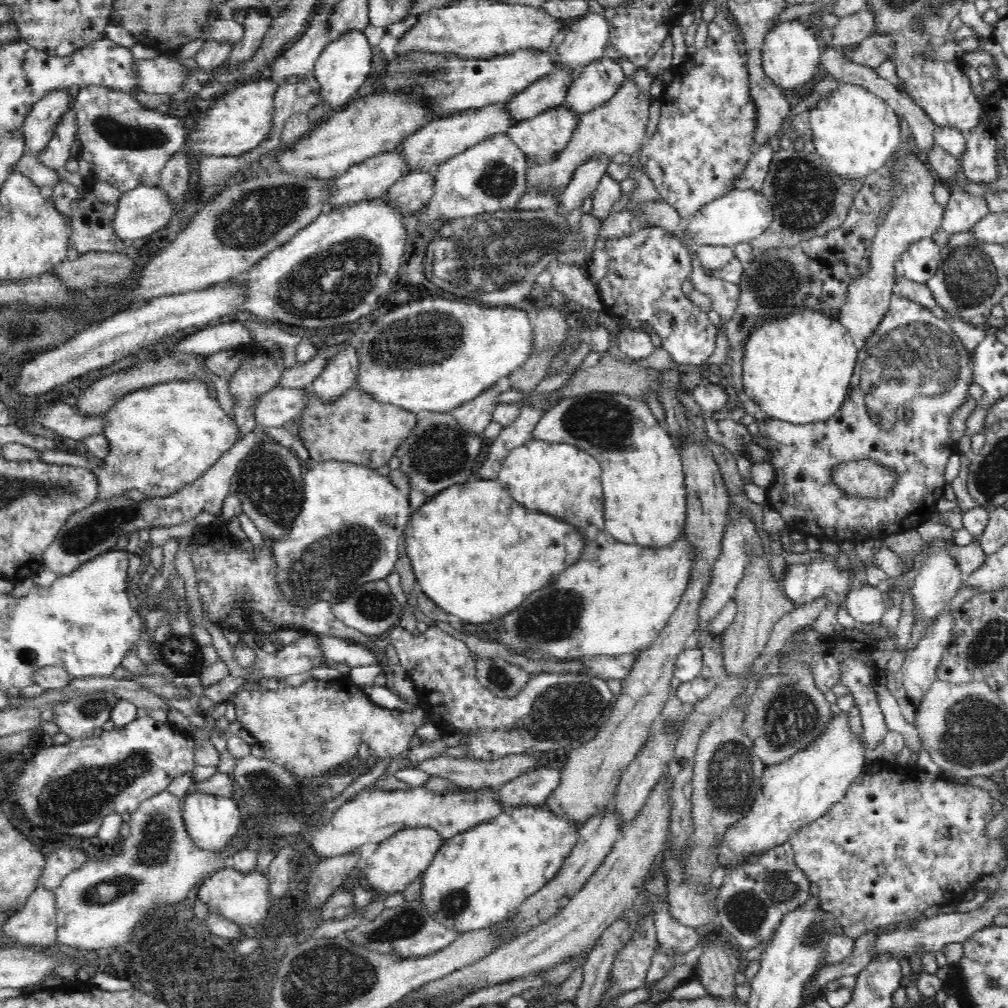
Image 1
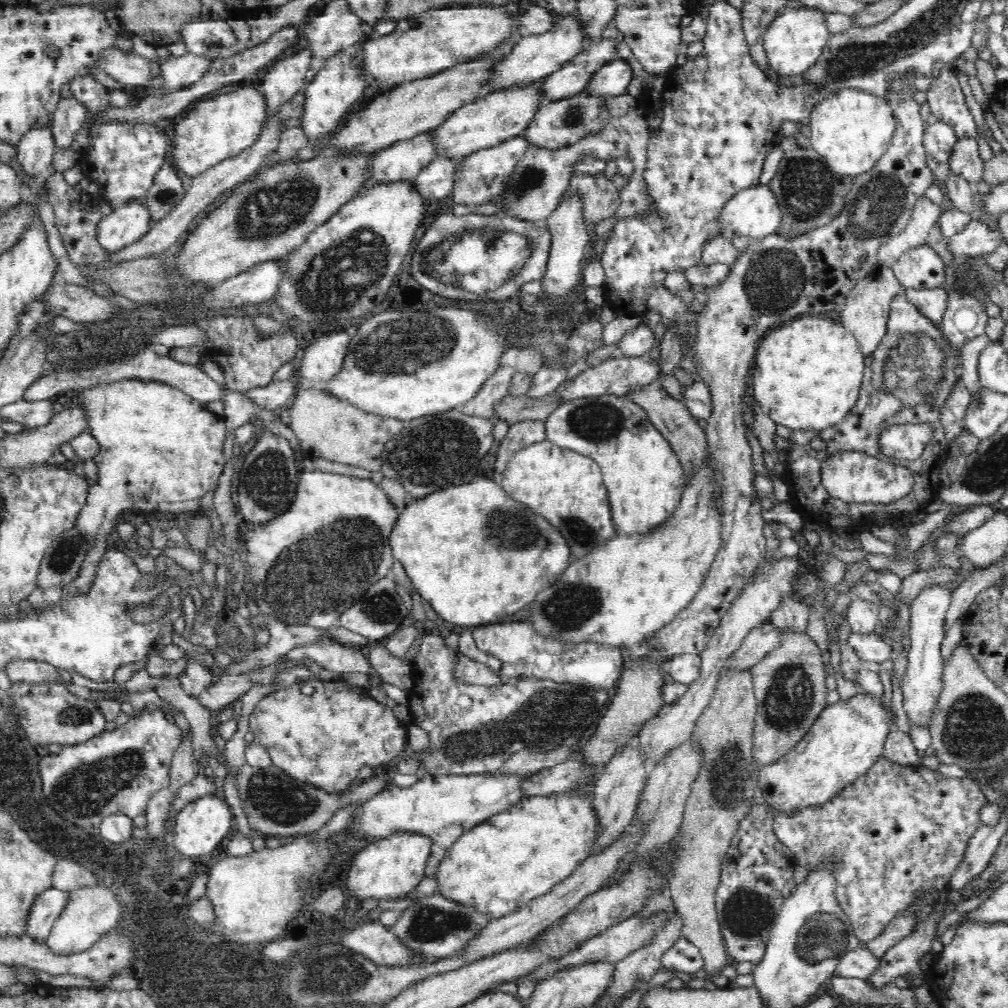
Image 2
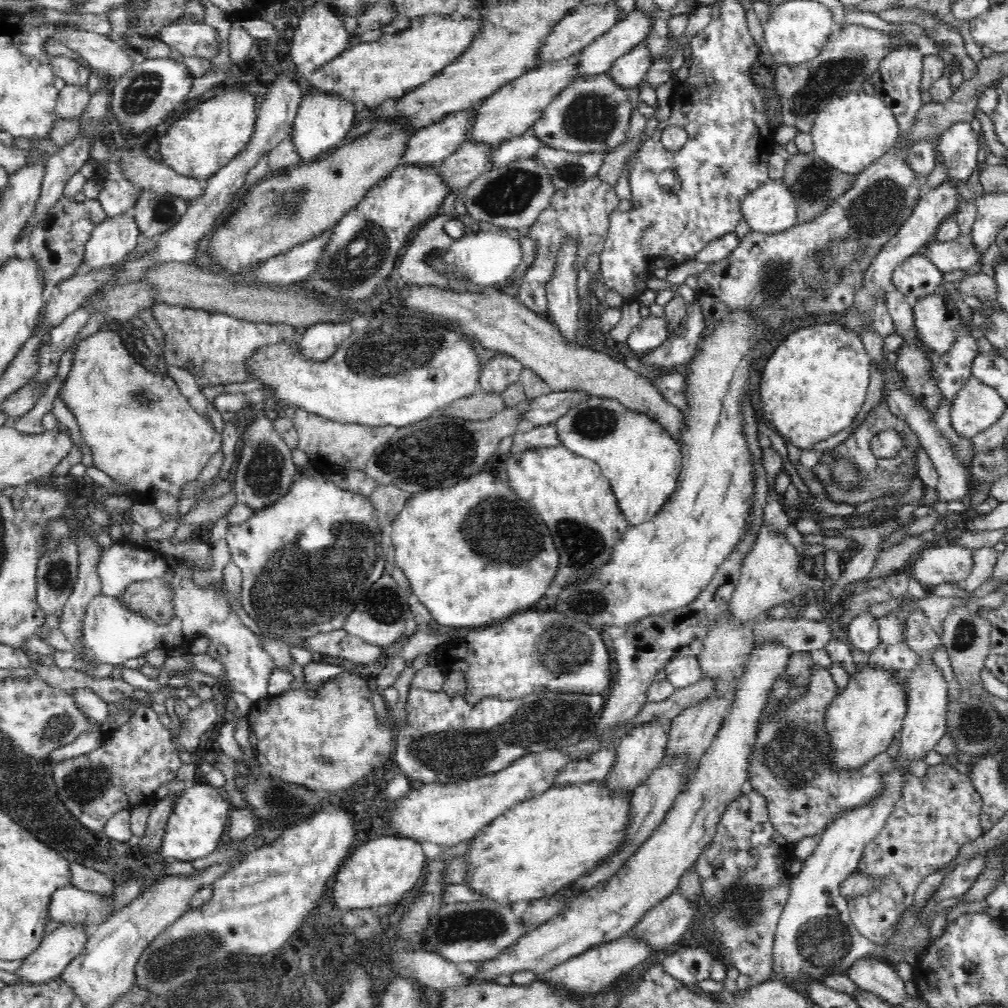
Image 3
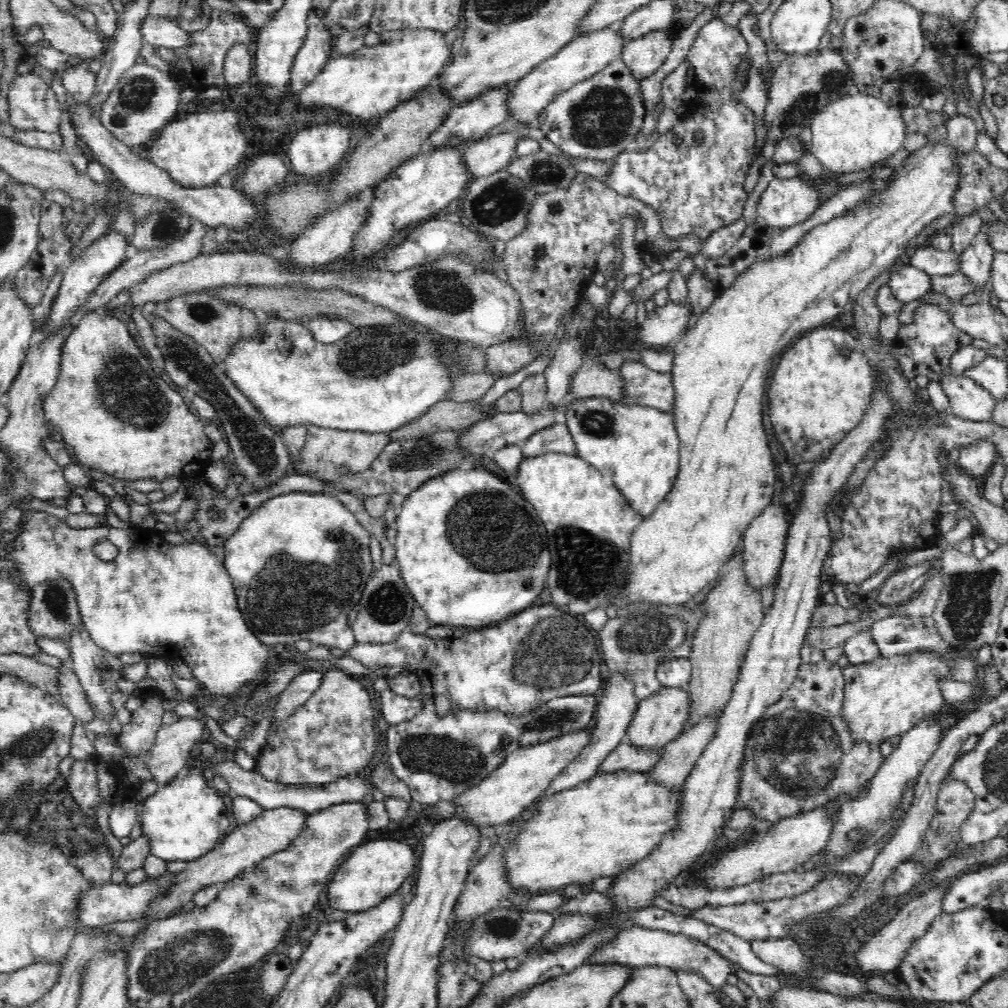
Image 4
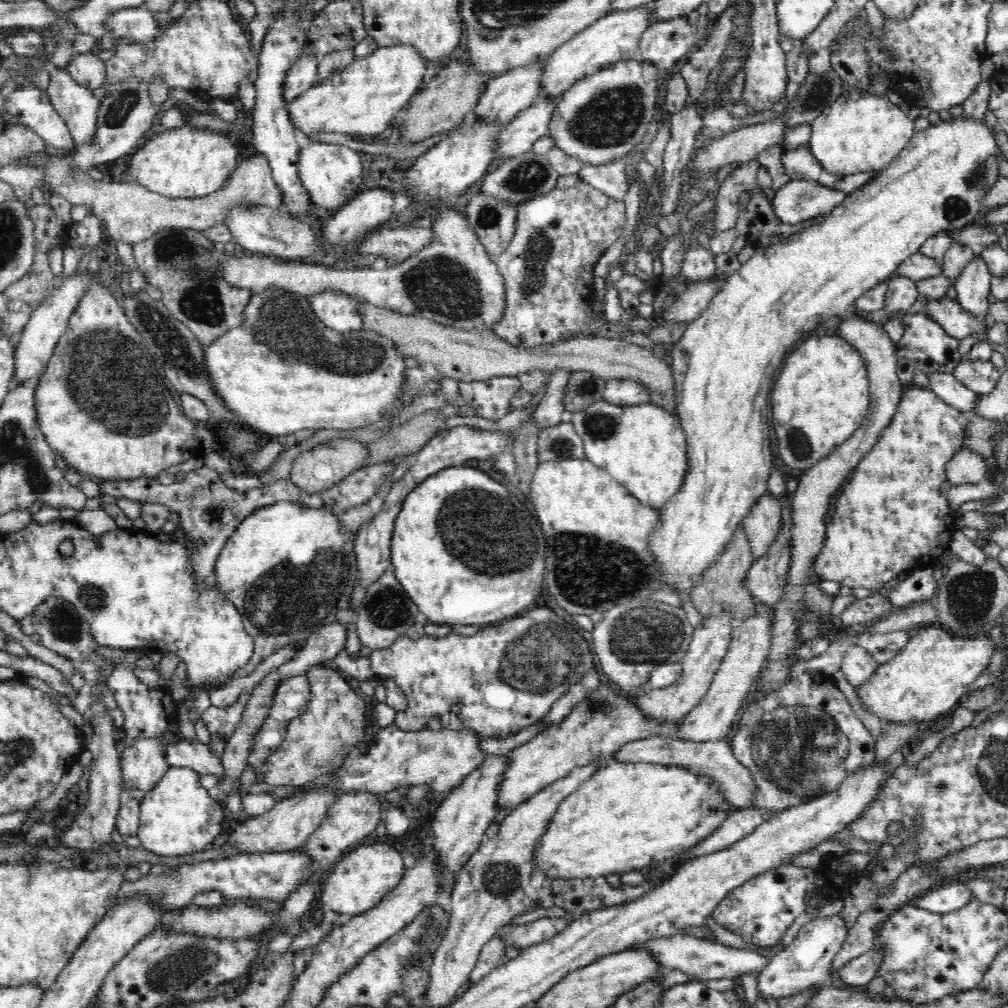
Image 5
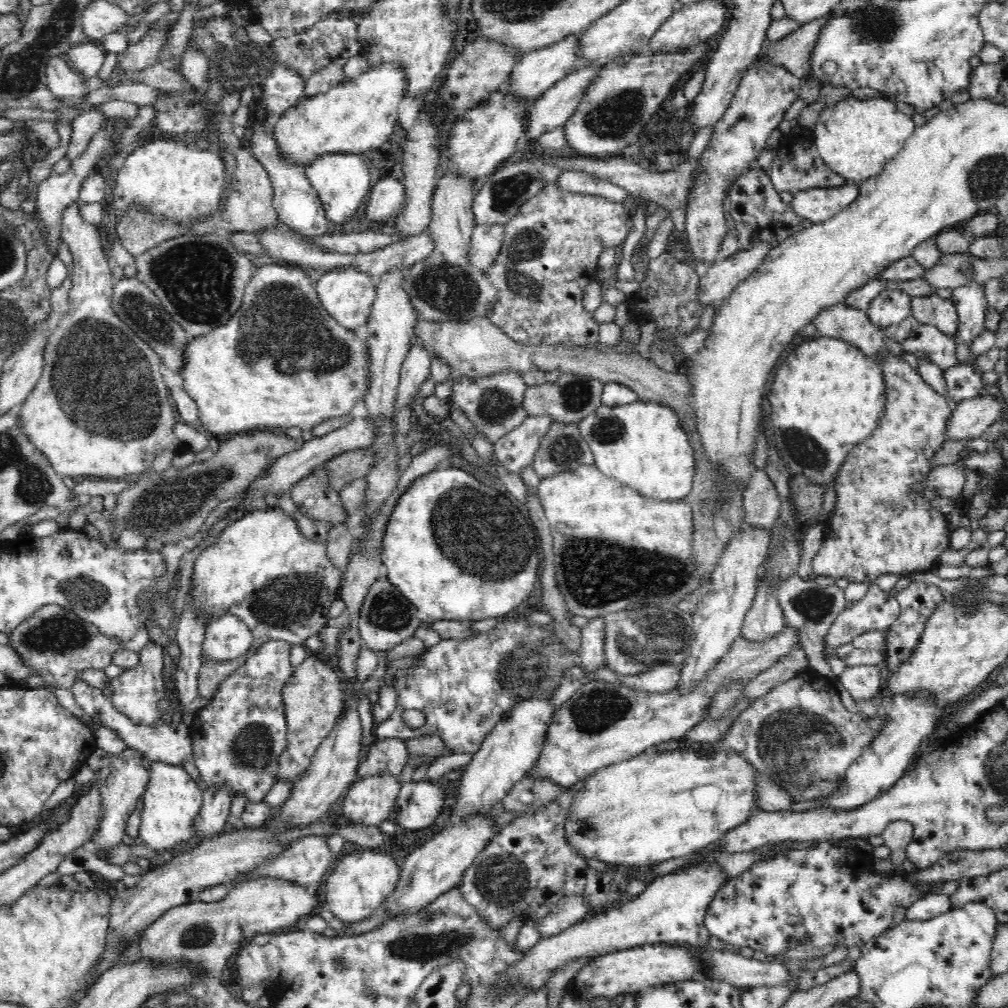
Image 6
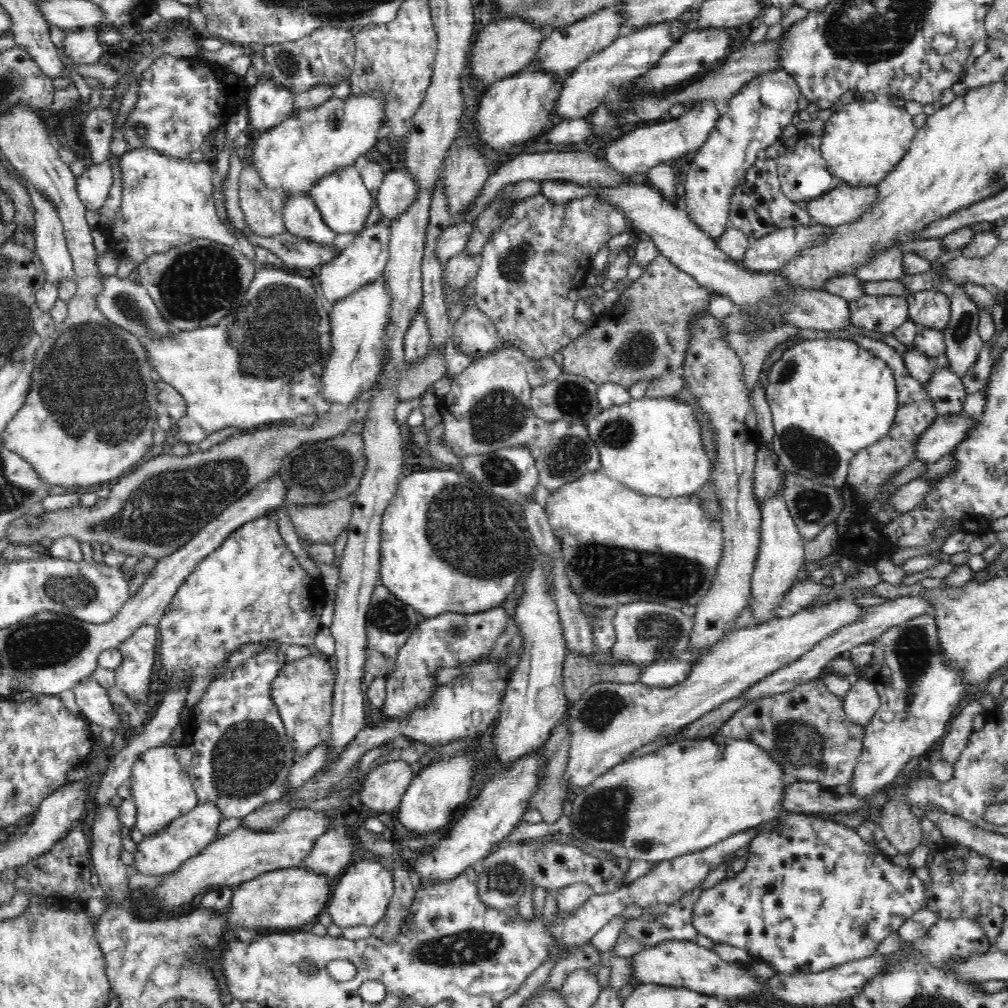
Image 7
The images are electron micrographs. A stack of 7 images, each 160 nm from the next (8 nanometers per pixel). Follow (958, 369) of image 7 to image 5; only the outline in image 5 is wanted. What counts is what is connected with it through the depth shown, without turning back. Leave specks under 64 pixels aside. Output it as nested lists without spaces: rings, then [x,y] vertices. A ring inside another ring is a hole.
[[[976,255],[966,268],[956,278],[955,300],[976,317],[988,314],[988,306],[992,303],[991,281],[994,276],[990,273],[986,260],[981,255]]]

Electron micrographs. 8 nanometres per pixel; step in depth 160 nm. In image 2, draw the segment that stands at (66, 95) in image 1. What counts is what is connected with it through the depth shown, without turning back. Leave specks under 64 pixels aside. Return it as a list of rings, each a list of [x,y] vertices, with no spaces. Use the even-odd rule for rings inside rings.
[[[51,124],[34,126],[28,130],[17,146],[17,158],[26,176],[40,176],[54,156],[55,139]]]

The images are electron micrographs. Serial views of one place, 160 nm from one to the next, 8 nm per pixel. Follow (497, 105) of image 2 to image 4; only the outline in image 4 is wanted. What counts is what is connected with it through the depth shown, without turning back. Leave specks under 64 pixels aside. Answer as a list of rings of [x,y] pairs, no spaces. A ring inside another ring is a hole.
[[[617,27],[604,28],[592,34],[582,34],[564,45],[554,56],[535,66],[526,76],[509,89],[505,100],[508,120],[516,120],[525,127],[533,129],[540,127],[540,116],[546,106],[566,89],[572,88],[578,81],[586,80],[594,73],[600,72],[611,60],[620,57],[626,44],[618,36]]]

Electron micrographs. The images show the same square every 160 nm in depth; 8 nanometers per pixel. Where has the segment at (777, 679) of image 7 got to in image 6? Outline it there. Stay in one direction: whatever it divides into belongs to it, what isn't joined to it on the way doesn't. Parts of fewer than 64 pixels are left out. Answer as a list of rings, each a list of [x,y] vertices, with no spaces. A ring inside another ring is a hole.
[[[874,583],[869,585],[866,595],[852,606],[847,607],[836,618],[830,633],[826,636],[824,652],[836,649],[853,642],[856,636],[860,636],[866,630],[888,630],[900,616],[900,605],[895,597],[889,596],[888,589]]]

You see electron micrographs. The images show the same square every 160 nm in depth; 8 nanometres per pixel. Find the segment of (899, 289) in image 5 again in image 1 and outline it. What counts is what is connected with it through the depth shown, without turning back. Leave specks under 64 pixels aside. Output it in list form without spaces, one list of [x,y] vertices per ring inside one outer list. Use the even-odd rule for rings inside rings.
[[[934,236],[912,242],[895,262],[895,275],[924,283],[932,278],[941,260],[941,249]]]

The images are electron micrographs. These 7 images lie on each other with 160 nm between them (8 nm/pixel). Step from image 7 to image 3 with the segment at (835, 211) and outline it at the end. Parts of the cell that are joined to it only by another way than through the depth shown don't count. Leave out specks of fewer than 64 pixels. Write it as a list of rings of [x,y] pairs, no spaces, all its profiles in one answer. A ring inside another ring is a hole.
[[[770,178],[742,200],[739,212],[749,230],[776,234],[795,225],[797,206],[782,180]]]

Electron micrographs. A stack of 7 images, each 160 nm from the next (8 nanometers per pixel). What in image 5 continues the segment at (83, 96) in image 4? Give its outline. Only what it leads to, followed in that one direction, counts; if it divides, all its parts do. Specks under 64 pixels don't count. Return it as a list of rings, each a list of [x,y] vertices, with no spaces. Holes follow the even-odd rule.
[[[92,51],[73,55],[64,70],[76,84],[90,91],[98,90],[106,83],[105,61]]]

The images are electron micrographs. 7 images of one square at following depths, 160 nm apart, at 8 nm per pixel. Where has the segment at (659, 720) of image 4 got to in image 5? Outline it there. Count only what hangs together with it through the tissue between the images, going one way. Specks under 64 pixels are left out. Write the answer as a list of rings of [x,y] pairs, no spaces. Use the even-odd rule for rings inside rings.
[[[728,613],[716,614],[710,619],[704,619],[703,626],[693,633],[689,645],[689,652],[683,656],[683,674],[678,683],[667,688],[654,688],[634,699],[635,707],[643,714],[643,718],[651,724],[679,724],[686,718],[700,700],[706,696],[713,679],[723,662],[724,655],[730,648],[732,634],[732,615]]]

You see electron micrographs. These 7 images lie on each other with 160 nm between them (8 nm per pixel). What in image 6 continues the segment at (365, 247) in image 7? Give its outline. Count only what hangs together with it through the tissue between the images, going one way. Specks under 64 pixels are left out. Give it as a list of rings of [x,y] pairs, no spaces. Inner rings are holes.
[[[354,269],[346,271],[328,271],[324,272],[315,284],[315,291],[319,296],[319,302],[323,310],[335,320],[339,326],[346,329],[362,328],[370,320],[372,306],[374,304],[377,290],[372,277],[362,275]]]

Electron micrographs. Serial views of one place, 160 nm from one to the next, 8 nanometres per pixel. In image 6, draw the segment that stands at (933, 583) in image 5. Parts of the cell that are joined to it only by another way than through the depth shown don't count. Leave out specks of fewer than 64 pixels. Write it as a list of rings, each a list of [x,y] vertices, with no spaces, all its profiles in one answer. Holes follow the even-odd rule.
[[[920,580],[920,582],[911,581],[906,588],[896,593],[895,598],[898,601],[898,605],[900,605],[900,616],[887,630],[887,644],[885,645],[887,660],[883,665],[885,674],[896,672],[896,668],[898,668],[900,662],[908,660],[908,657],[912,654],[912,650],[920,642],[920,636],[924,632],[926,622],[928,622],[932,614],[938,609],[940,601],[946,600],[947,596],[936,584],[928,584],[928,582]]]

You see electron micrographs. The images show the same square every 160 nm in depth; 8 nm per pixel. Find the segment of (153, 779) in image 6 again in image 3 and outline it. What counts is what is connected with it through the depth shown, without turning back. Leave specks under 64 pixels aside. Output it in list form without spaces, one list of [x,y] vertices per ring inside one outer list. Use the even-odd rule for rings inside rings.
[[[200,783],[188,786],[176,802],[172,816],[169,816],[160,853],[168,859],[189,862],[212,854],[226,830],[232,808],[229,800],[222,798],[216,787]]]

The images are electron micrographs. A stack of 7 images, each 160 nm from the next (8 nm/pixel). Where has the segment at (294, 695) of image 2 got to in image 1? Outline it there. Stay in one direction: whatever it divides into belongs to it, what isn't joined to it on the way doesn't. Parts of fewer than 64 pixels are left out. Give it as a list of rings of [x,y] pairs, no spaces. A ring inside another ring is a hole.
[[[348,678],[332,681],[308,680],[300,686],[282,684],[278,690],[258,690],[258,688],[242,687],[231,697],[236,707],[237,720],[244,730],[258,741],[265,751],[265,758],[284,767],[301,781],[325,777],[334,769],[346,765],[357,756],[361,743],[366,743],[376,758],[394,759],[404,751],[409,751],[412,739],[422,724],[432,722],[432,715],[426,706],[419,706],[415,711],[388,709],[374,704],[369,696]]]

